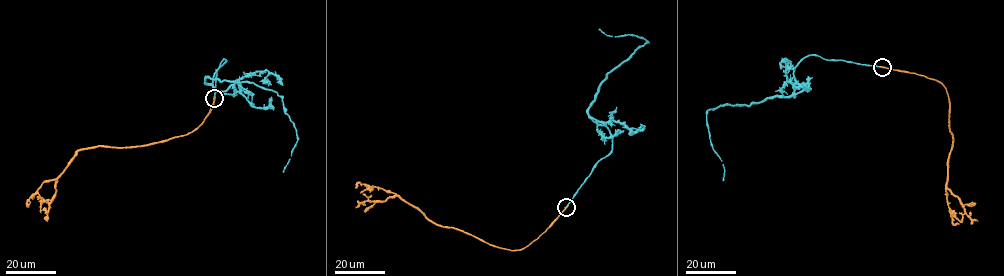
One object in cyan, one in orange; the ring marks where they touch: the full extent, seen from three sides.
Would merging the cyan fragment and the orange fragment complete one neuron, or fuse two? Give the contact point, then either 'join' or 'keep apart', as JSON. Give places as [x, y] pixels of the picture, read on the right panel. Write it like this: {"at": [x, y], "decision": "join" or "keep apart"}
{"at": [882, 67], "decision": "keep apart"}

